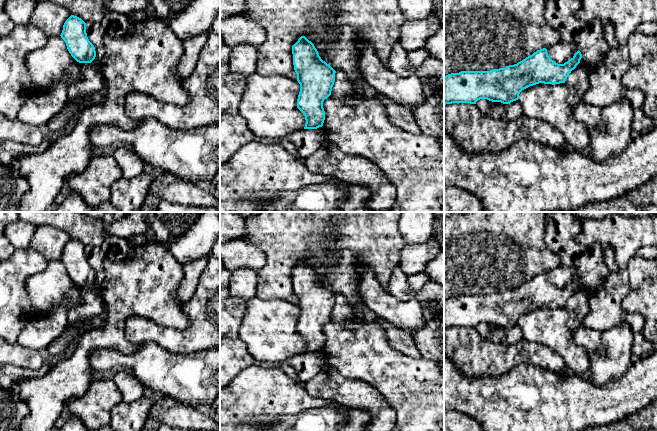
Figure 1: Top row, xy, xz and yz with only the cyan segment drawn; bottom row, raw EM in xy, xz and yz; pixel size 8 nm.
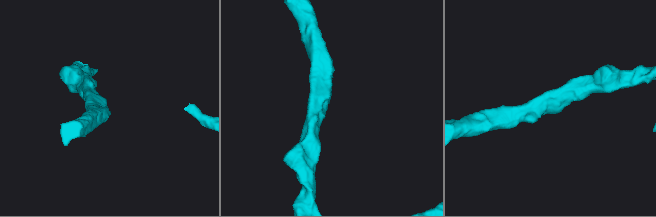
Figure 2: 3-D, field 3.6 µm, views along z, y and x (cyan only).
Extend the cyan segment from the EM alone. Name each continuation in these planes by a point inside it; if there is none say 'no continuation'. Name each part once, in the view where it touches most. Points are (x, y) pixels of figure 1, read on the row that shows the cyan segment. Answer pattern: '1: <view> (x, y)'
no continuation

